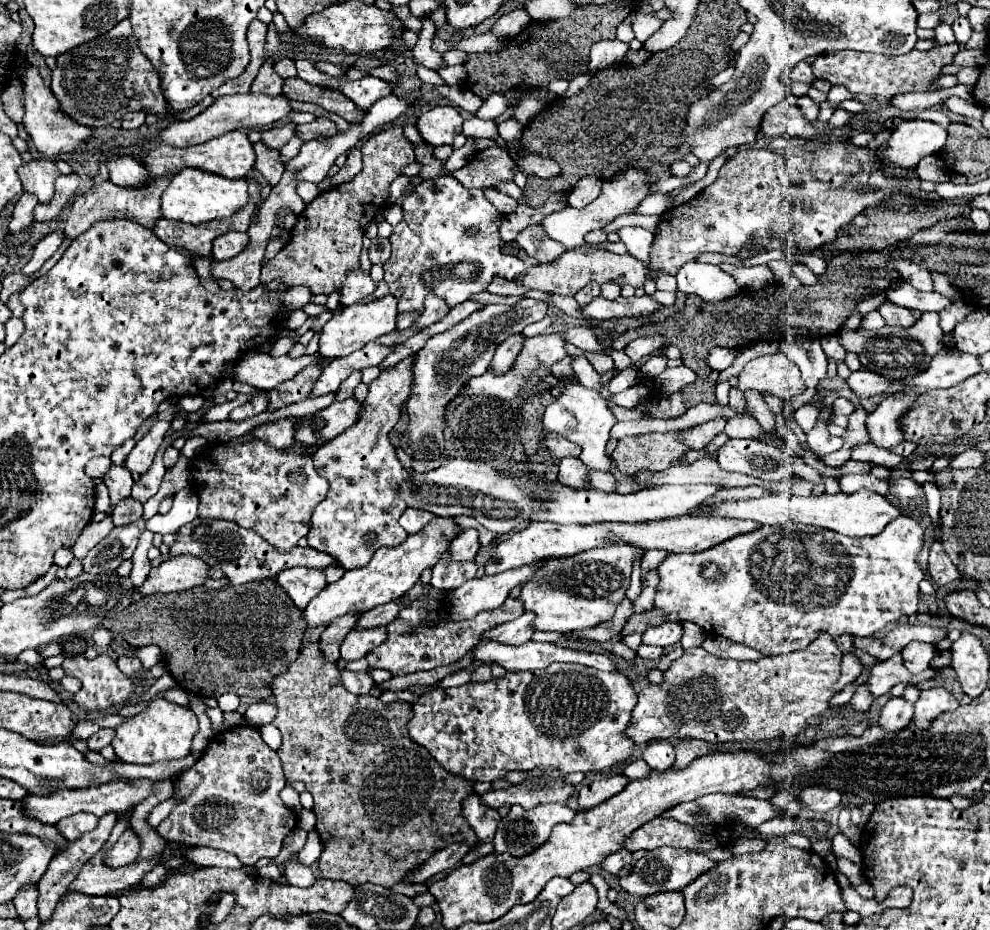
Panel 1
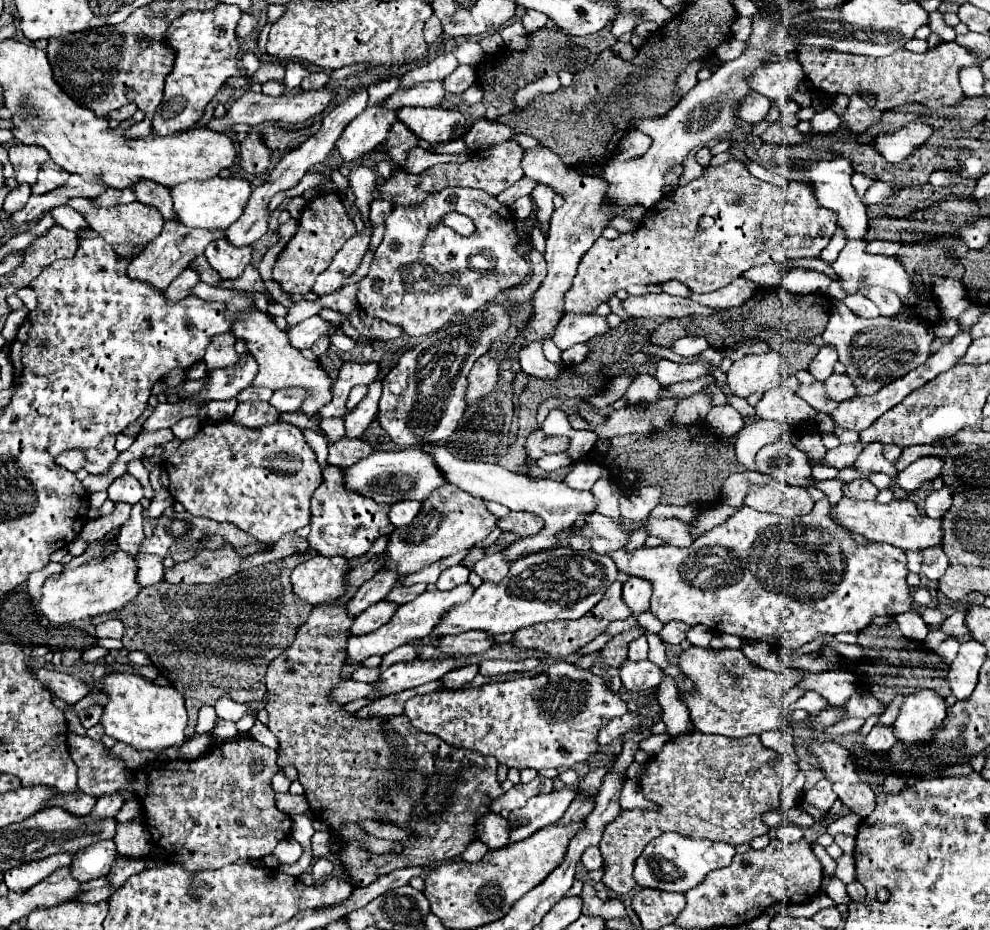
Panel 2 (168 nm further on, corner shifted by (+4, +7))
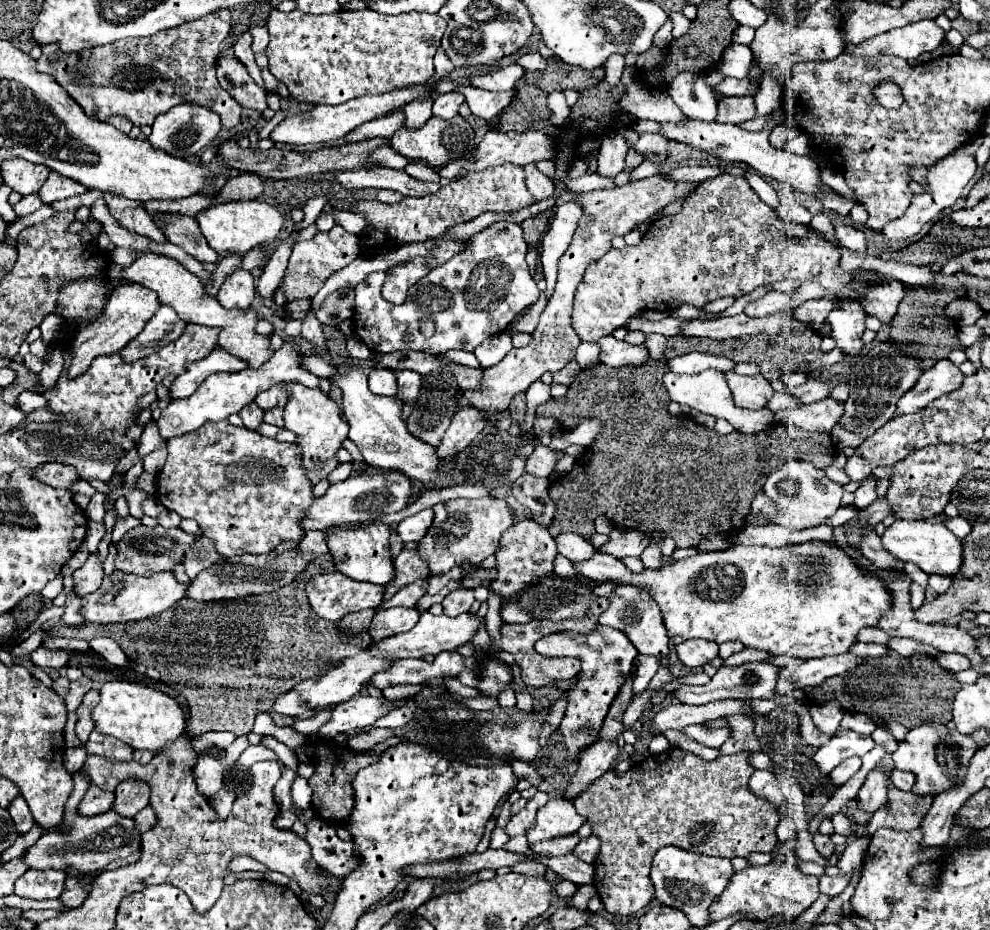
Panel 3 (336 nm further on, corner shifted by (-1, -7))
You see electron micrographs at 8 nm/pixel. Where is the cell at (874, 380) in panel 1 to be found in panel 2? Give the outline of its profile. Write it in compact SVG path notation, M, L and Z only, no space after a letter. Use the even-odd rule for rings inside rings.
M833 374L825 380L825 388L827 388L827 394L829 398L837 400L837 402L843 402L847 398L853 398L857 394L857 388L855 384L851 382L851 378L847 374Z

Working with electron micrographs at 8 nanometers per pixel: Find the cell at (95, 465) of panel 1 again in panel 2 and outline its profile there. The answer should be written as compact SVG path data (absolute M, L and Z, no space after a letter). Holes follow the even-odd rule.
M69 450L57 458L57 464L65 466L67 470L81 470L85 466L85 452L83 450Z

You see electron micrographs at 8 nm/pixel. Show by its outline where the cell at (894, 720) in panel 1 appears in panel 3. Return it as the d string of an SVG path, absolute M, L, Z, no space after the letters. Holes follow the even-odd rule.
M872 770L864 782L864 786L860 788L858 792L858 808L868 812L868 814L874 814L876 810L880 808L886 808L888 806L888 780L890 776L884 774L882 770Z

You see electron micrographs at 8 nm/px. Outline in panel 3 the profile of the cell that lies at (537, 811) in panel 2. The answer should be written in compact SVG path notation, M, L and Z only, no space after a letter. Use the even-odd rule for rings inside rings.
M556 798L538 810L536 826L526 836L530 844L558 838L558 836L570 836L576 834L584 822L586 818L576 814L572 802Z

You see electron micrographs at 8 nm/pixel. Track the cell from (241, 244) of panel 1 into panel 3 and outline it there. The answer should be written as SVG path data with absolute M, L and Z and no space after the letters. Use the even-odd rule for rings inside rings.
M236 270L232 276L228 276L218 292L218 302L224 308L240 308L248 310L256 294L254 278L246 270Z

